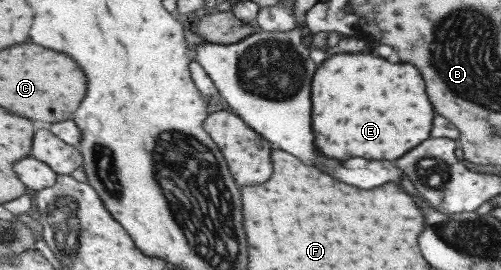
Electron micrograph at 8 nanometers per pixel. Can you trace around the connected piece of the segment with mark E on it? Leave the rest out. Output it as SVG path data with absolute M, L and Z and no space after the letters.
M346 53L346 55L334 55L318 67L318 77L314 77L314 121L318 121L318 145L322 145L322 153L326 153L326 157L330 159L346 161L350 157L364 157L368 161L384 161L384 159L394 161L430 137L432 119L434 119L434 107L426 95L424 81L416 71L416 67L410 63L390 63L382 57L366 55L366 53Z

